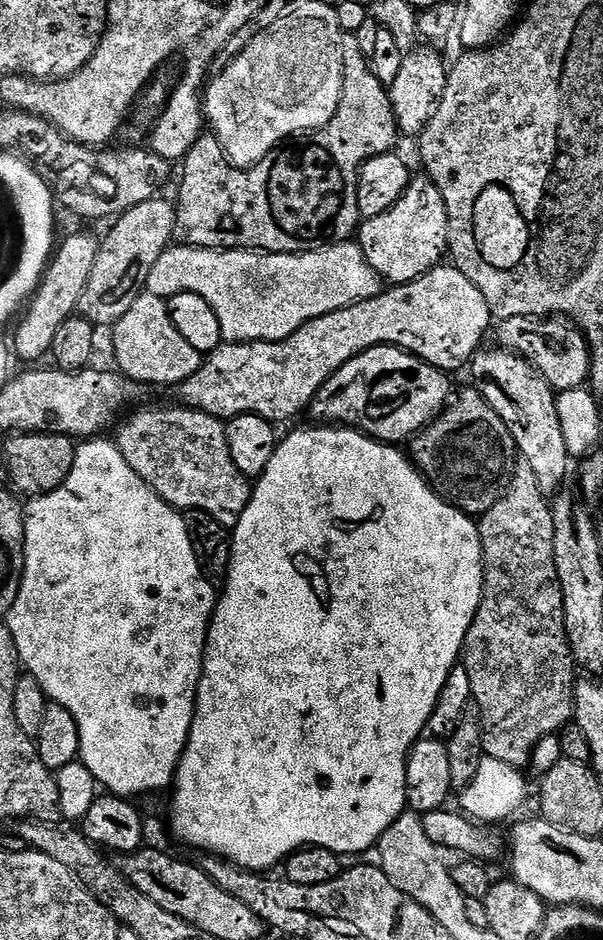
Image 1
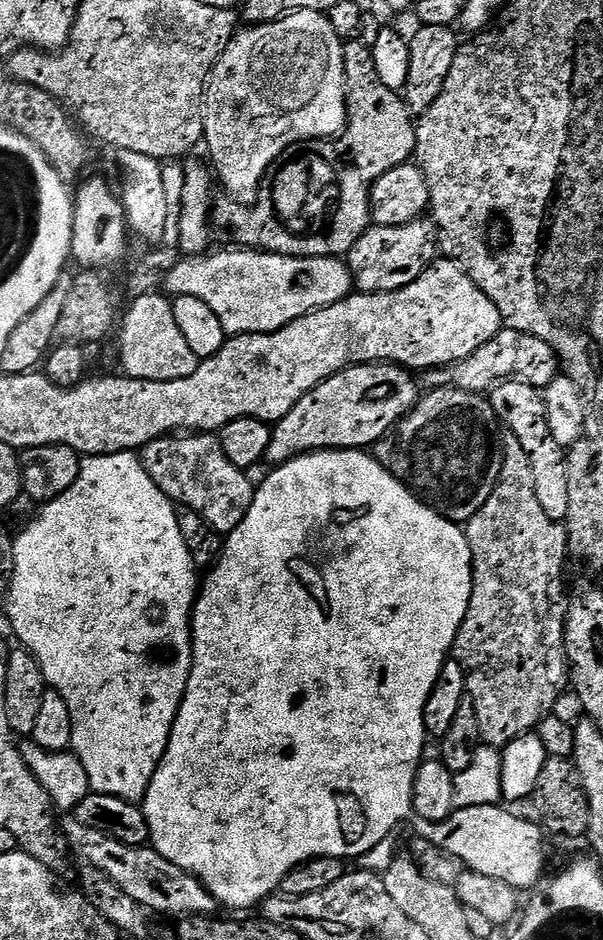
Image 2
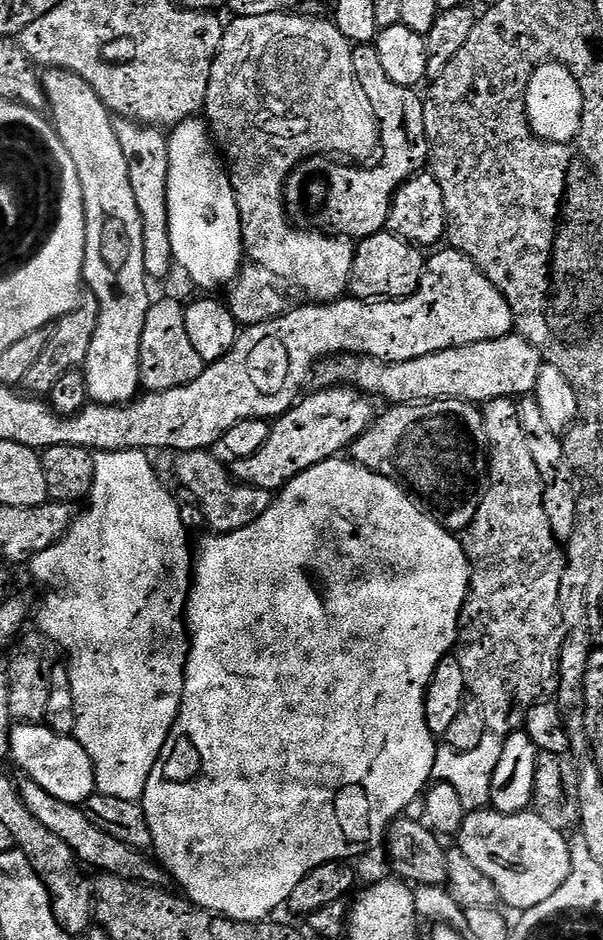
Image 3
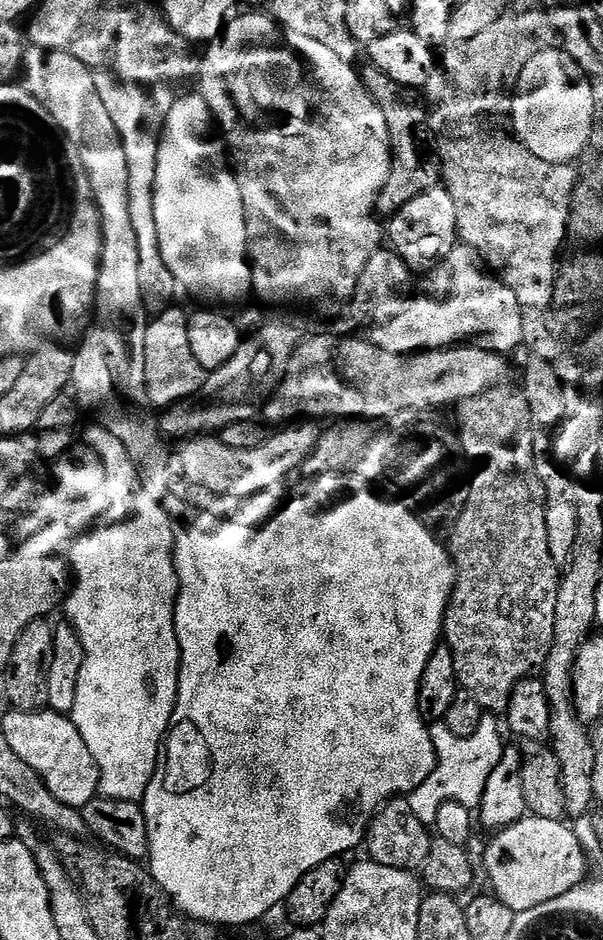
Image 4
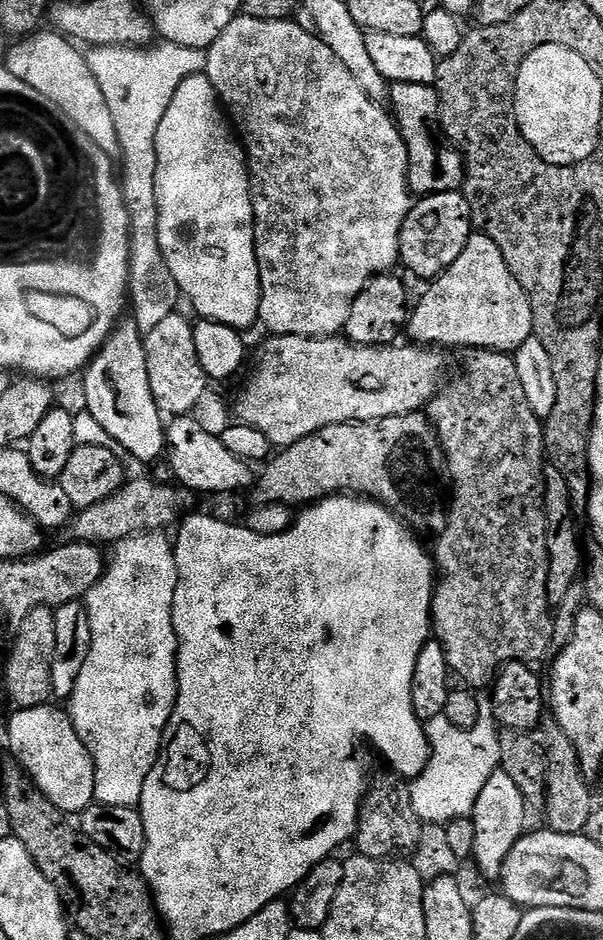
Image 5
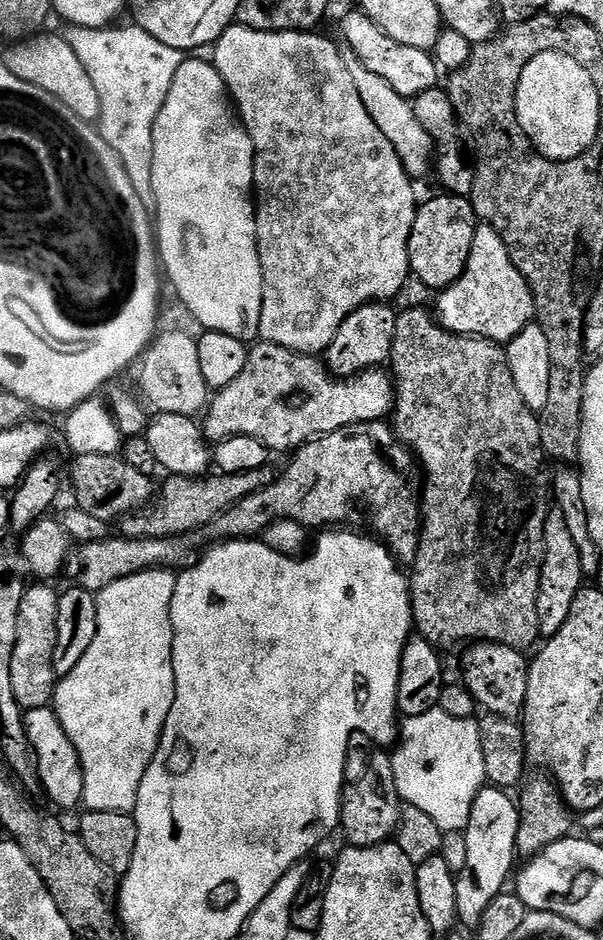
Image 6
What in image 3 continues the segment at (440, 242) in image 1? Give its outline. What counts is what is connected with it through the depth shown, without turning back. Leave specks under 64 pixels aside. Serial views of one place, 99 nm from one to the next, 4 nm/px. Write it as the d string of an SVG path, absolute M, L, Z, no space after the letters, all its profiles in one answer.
M385 230L359 241L355 250L348 279L348 292L355 299L365 302L403 300L418 290L420 280L424 277L426 256L417 245L409 244L395 232Z

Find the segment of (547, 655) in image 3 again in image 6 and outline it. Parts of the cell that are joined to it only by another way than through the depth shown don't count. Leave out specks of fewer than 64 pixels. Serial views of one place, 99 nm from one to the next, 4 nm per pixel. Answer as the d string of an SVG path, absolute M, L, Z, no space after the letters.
M408 308L397 315L390 361L396 386L394 430L403 443L405 440L416 451L416 456L424 467L424 476L428 479L428 489L425 490L424 496L422 492L420 545L410 568L414 628L419 635L437 646L464 643L467 645L469 642L497 642L513 646L532 644L535 640L541 639L538 626L538 586L541 563L544 560L544 527L550 511L550 476L546 468L544 472L546 450L540 437L540 418L522 398L521 391L514 382L514 374L511 373L507 351L501 345L482 336L460 336L457 332L451 332L438 322L429 309L428 312L424 308Z

